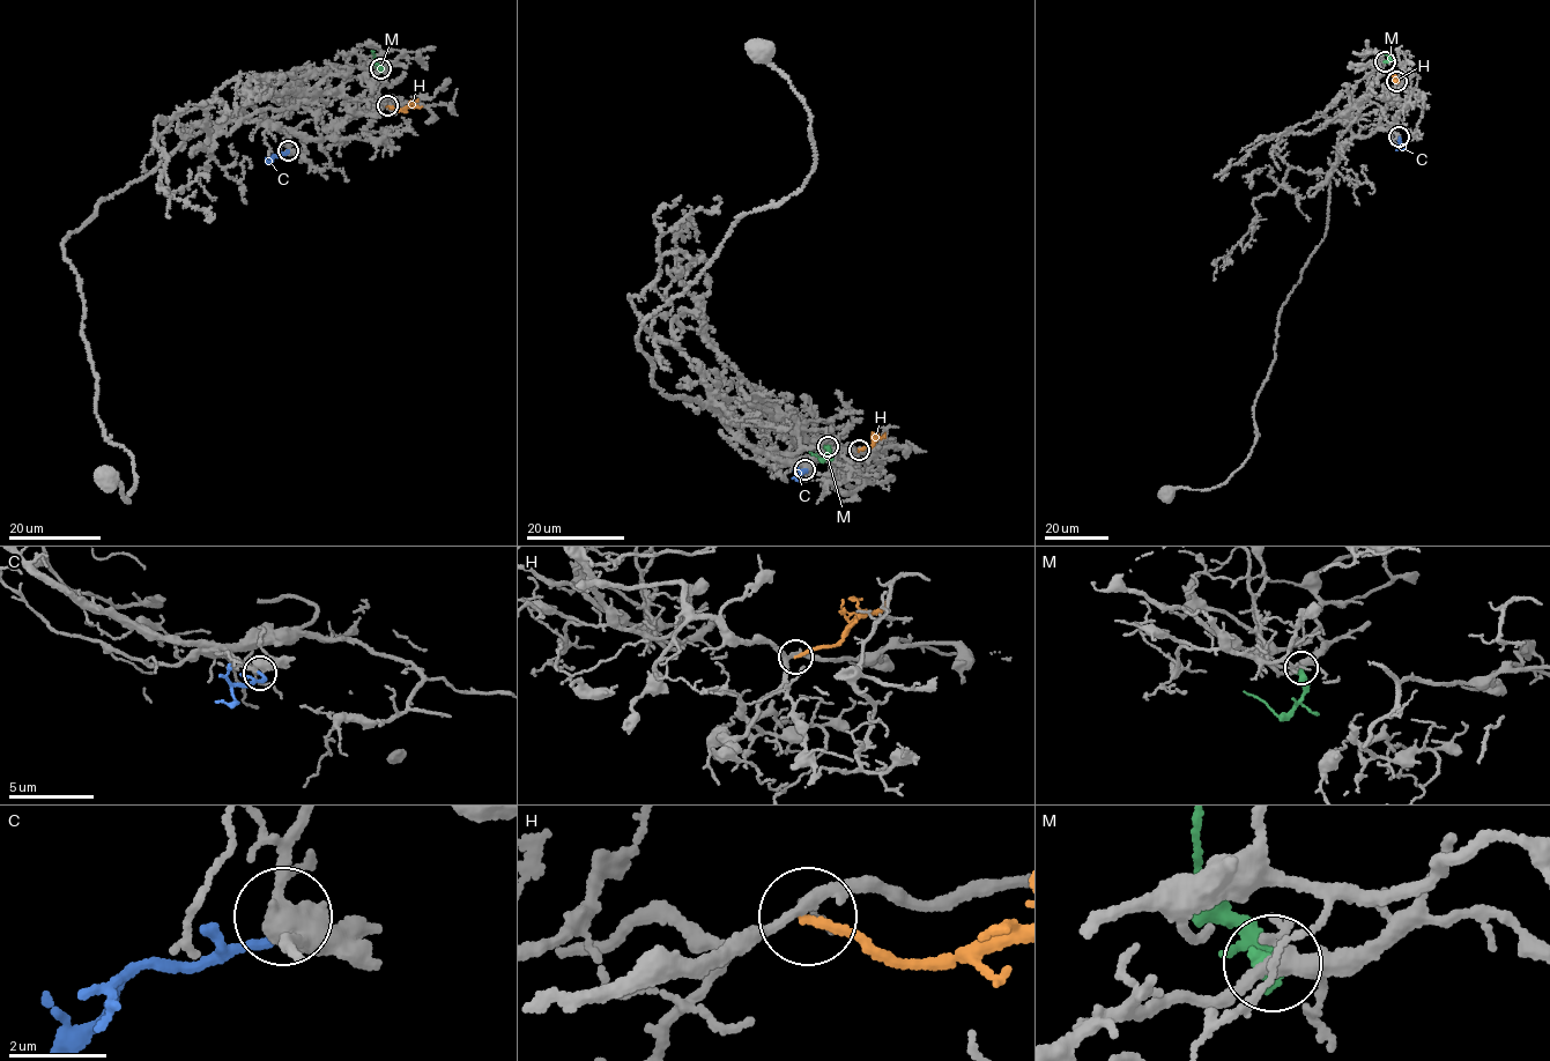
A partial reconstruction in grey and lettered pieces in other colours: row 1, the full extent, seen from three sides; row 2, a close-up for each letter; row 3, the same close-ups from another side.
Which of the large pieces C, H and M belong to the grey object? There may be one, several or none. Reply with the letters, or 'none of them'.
C

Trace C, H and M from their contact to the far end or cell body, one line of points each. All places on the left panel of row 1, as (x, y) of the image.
C: (288, 150), (268, 162), (265, 158)
H: (387, 105), (402, 110), (418, 101)
M: (382, 68), (372, 52)

